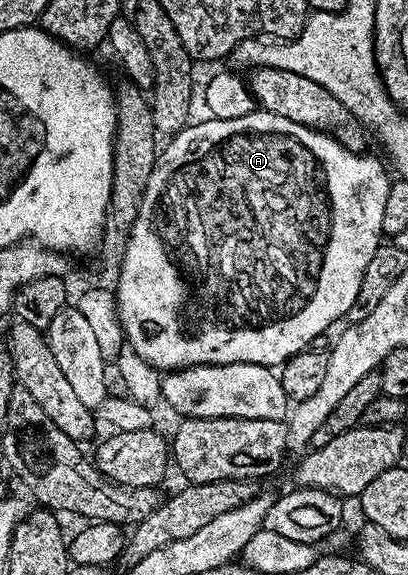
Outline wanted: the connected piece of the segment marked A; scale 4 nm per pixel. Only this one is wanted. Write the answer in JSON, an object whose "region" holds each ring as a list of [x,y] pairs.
{"region":[[[253,109],[248,115],[236,119],[204,119],[204,123],[192,122],[170,136],[168,143],[171,144],[158,152],[153,173],[149,173],[149,185],[145,185],[141,205],[131,232],[127,234],[123,261],[117,268],[119,284],[113,287],[119,323],[126,346],[132,347],[149,366],[163,373],[178,371],[181,367],[226,363],[256,363],[275,369],[298,351],[308,350],[314,344],[311,342],[330,323],[342,320],[357,301],[365,265],[369,265],[369,257],[373,257],[381,245],[389,178],[377,160],[366,159],[366,154],[351,151],[330,134],[289,121],[289,117],[277,117],[265,110]]]}

